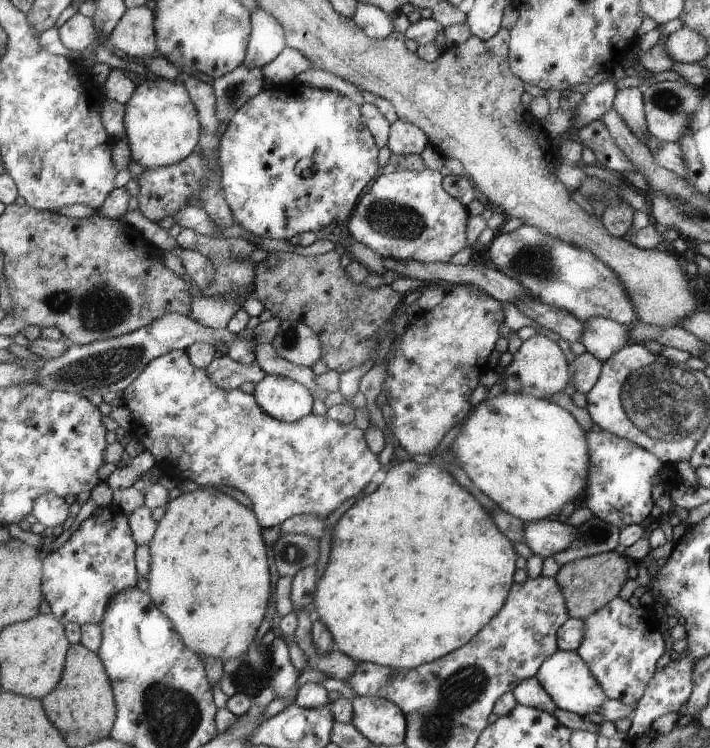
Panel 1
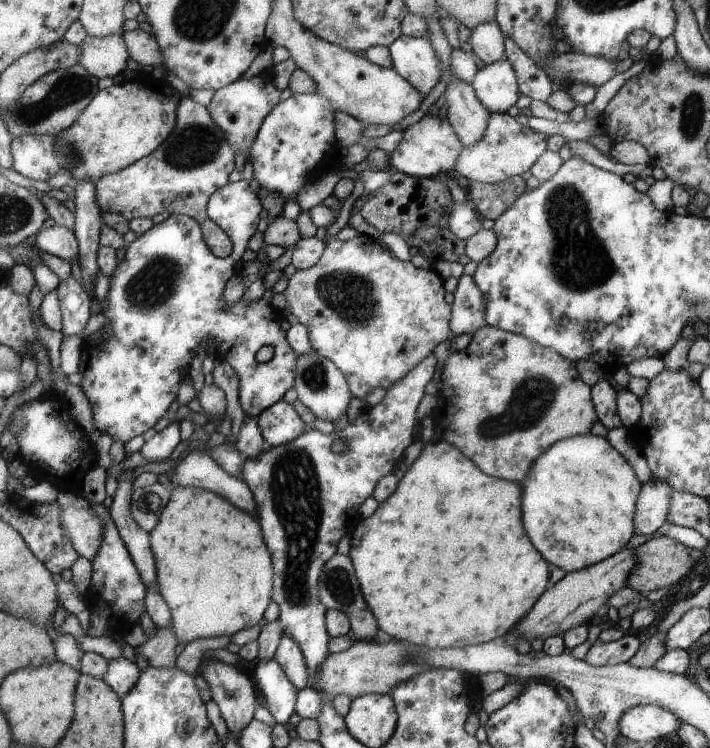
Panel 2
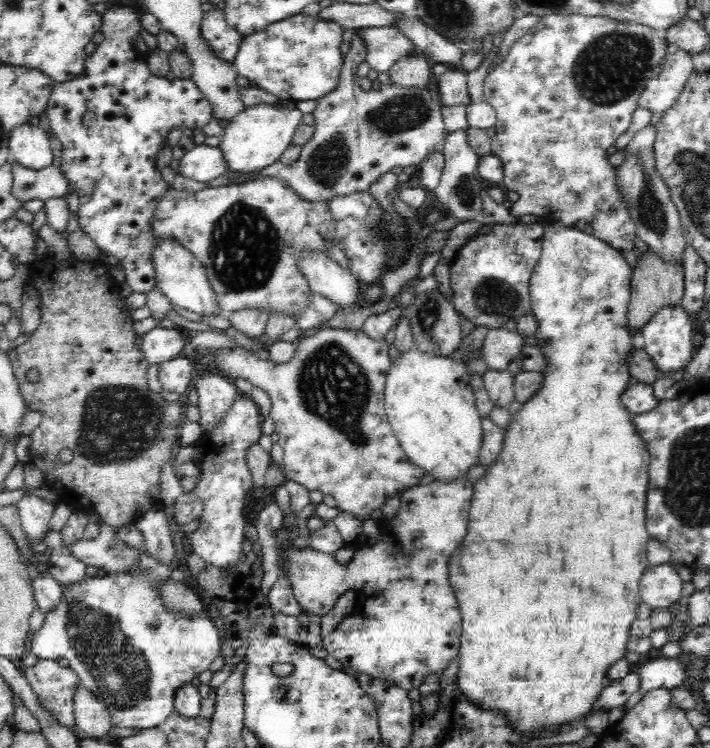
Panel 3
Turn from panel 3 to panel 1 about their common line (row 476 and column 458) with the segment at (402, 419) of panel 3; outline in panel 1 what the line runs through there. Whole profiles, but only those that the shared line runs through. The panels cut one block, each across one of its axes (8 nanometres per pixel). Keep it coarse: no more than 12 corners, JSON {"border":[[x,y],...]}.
{"border":[[522,392],[474,407],[450,449],[526,523],[584,492],[568,410]]}

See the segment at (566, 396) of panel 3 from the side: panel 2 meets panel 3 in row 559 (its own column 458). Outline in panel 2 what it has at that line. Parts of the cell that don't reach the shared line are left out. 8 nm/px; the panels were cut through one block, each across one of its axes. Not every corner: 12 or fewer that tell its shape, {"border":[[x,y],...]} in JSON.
{"border":[[437,437],[351,534],[380,630],[462,648],[547,590],[520,486]]}

